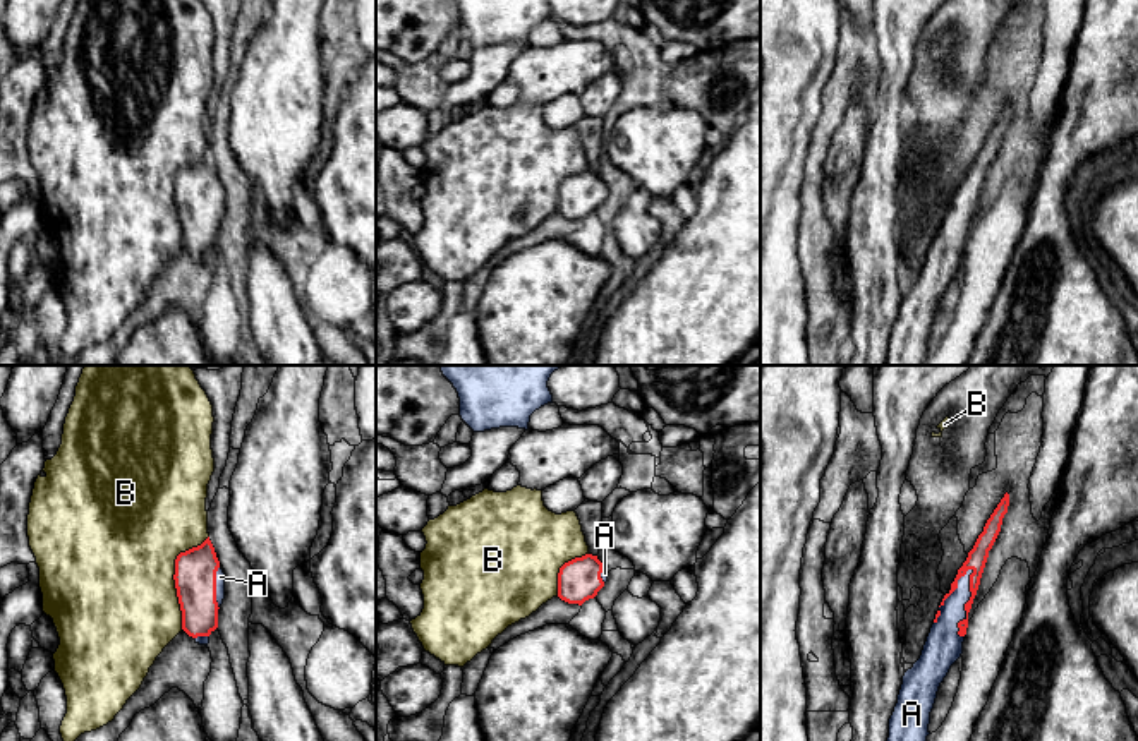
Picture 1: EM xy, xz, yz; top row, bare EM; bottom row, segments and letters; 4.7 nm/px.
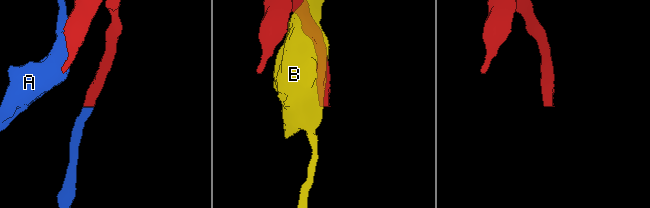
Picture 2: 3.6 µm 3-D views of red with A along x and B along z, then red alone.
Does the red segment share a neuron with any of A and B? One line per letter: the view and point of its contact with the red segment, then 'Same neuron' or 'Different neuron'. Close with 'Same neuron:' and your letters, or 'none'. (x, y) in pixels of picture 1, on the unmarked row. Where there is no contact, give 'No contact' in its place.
A: Touches red at yz (965, 220). Same neuron
B: Touches red at xy (174, 192). Different neuron
Same neuron: A

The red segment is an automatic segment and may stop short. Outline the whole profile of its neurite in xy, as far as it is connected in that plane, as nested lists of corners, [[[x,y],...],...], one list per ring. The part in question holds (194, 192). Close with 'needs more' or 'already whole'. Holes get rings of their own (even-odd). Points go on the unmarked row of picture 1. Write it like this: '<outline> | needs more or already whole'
[[[209,153],[175,175],[175,204],[182,226],[182,245],[199,261],[209,259],[218,244],[225,214],[225,189]]] | needs more

